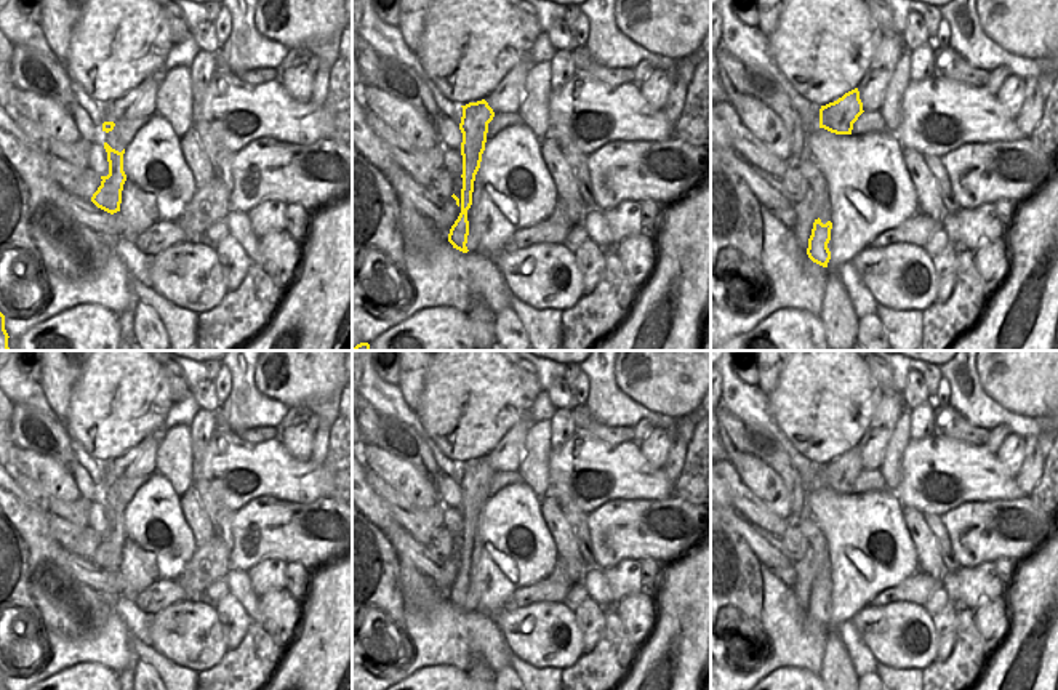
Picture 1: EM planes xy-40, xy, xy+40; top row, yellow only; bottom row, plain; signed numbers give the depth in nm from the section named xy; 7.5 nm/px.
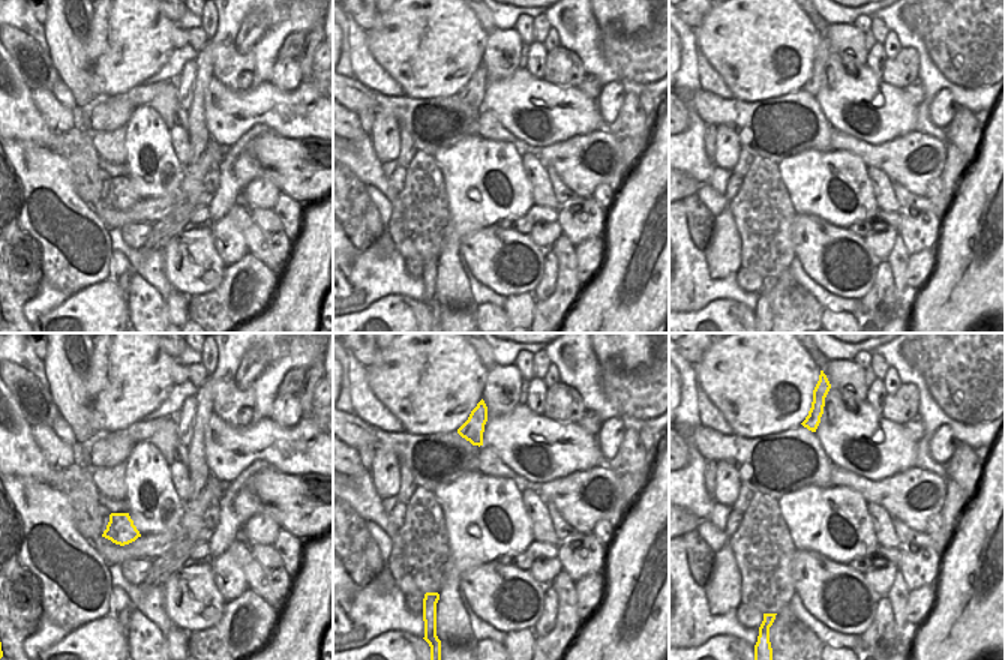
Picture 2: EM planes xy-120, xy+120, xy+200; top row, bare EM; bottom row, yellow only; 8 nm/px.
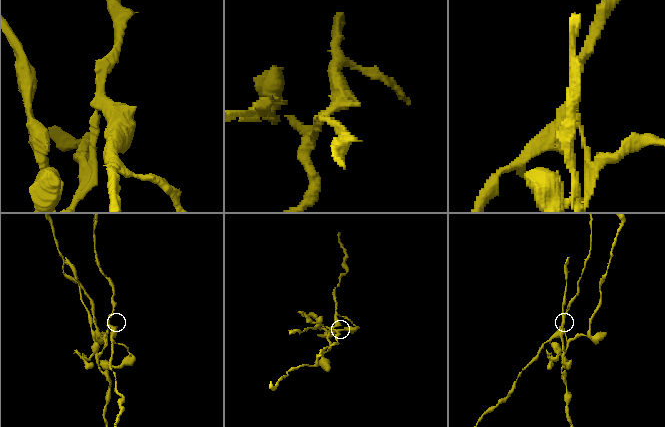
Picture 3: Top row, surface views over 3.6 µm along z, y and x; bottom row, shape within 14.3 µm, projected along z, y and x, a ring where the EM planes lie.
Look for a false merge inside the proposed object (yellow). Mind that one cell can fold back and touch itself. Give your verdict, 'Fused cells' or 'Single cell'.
Fused cells.

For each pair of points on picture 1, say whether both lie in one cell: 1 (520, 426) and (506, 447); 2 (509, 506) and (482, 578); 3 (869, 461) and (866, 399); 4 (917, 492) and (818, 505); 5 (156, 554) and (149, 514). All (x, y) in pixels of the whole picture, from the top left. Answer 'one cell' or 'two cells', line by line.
1: one cell
2: one cell
3: two cells
4: two cells
5: one cell

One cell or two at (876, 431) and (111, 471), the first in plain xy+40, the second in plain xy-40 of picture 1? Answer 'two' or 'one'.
one

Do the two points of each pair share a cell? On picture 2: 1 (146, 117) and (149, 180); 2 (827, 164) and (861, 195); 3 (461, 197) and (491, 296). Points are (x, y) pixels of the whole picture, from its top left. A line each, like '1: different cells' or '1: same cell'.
1: same cell
2: same cell
3: different cells

